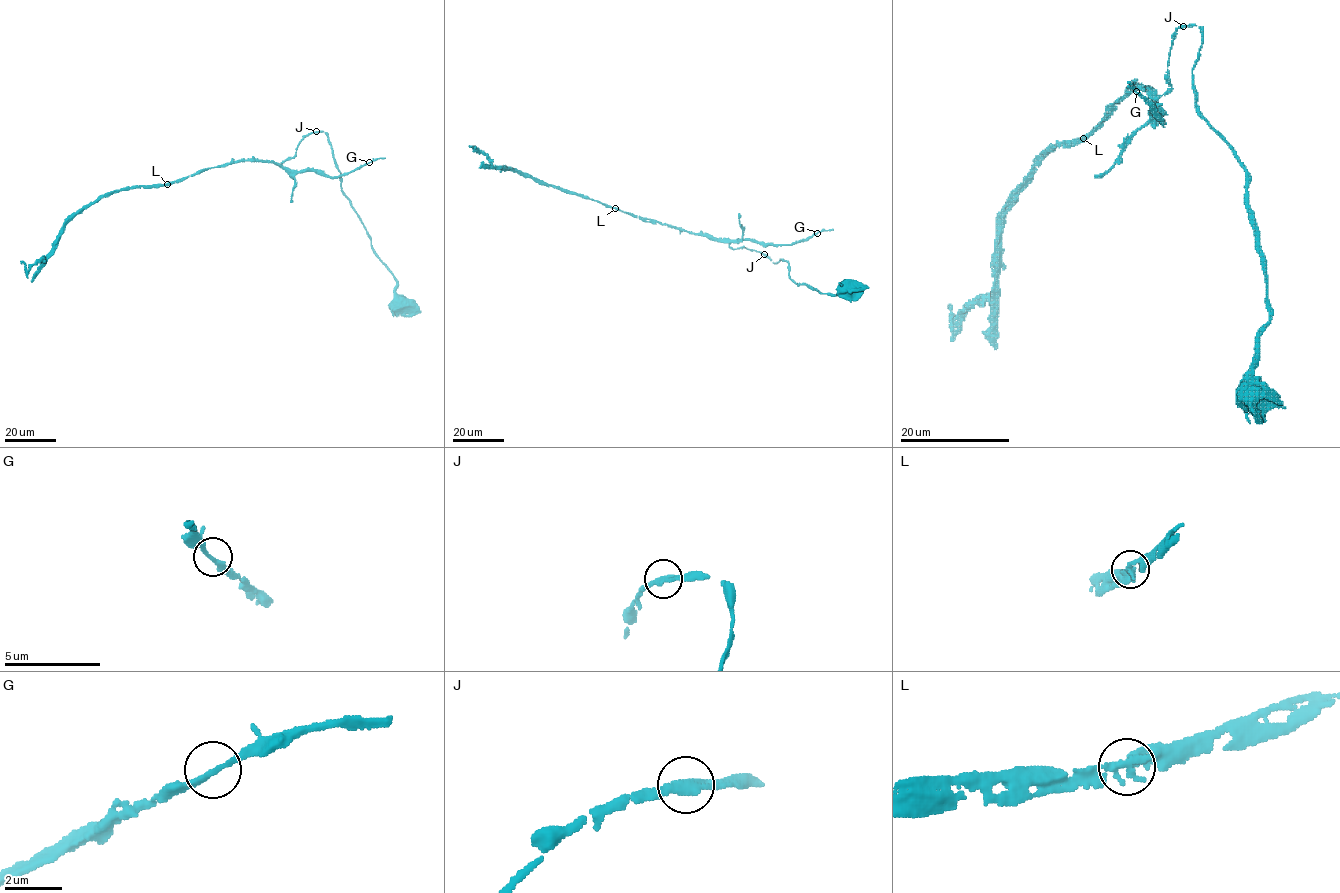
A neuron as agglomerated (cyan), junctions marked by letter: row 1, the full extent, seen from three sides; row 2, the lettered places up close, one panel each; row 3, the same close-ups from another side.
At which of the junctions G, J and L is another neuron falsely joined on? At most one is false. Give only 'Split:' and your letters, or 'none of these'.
Split: none of these

